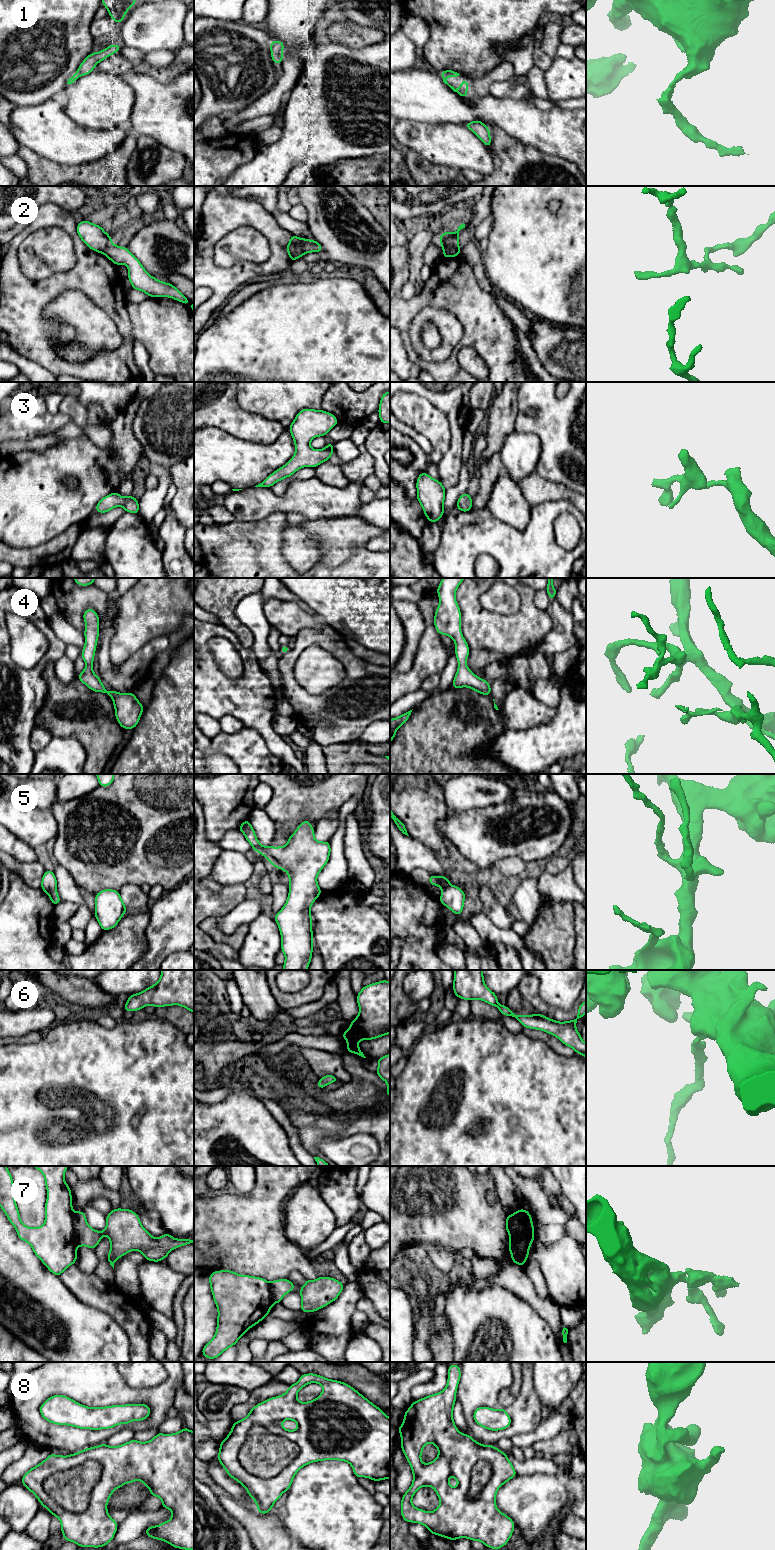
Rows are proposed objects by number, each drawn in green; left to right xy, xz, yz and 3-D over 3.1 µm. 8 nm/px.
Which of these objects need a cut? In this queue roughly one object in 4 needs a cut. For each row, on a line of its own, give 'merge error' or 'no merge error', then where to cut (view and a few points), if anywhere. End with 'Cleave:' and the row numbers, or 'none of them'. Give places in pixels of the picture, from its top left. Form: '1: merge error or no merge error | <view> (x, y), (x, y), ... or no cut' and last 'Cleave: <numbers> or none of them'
1: no merge error | no cut
2: merge error | yz (443, 248), (455, 248), (459, 251)
3: no merge error | no cut
4: no merge error | no cut
5: merge error | xz (251, 826), (243, 833)
6: no merge error | no cut
7: merge error | xy (74, 1212), (74, 1233), (78, 1245)
8: merge error | xy (102, 1465), (87, 1460), (56, 1471), (42, 1487)
Cleave: 2, 5, 7, 8

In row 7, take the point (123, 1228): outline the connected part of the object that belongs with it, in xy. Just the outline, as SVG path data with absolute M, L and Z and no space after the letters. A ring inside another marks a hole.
M113 1209L106 1216L106 1227L99 1232L91 1228L83 1211L75 1212L74 1231L78 1246L93 1250L103 1235L110 1240L110 1252L107 1259L114 1269L114 1262L129 1251L139 1251L146 1260L160 1262L171 1250L193 1243L193 1240L173 1238L169 1233L156 1238L142 1226L138 1215L130 1209Z

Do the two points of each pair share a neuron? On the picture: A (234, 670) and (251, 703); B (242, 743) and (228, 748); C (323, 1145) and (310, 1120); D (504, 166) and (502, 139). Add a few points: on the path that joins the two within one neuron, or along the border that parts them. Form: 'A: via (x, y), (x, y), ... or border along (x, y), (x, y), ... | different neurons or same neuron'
A: border along (238, 652), (242, 660), (242, 673), (232, 680) | different neurons
B: via (239, 746), (231, 746) | same neuron
C: border along (342, 1135), (326, 1135), (316, 1146) | different neurons
D: via (504, 159), (504, 153), (501, 150), (502, 146) | same neuron

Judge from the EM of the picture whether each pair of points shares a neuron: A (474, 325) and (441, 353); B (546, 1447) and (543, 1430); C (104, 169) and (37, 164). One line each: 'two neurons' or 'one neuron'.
A: two neurons
B: two neurons
C: one neuron

